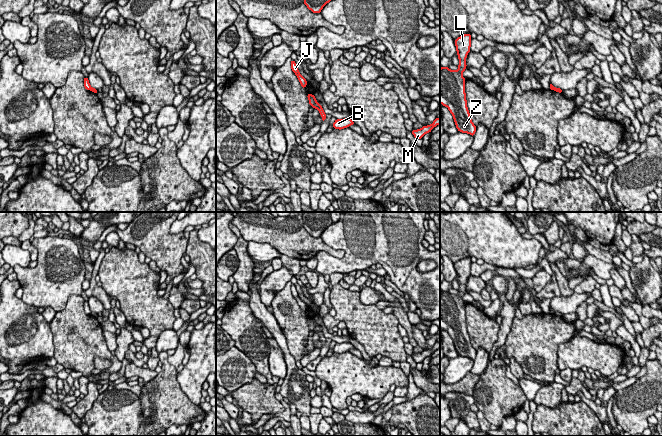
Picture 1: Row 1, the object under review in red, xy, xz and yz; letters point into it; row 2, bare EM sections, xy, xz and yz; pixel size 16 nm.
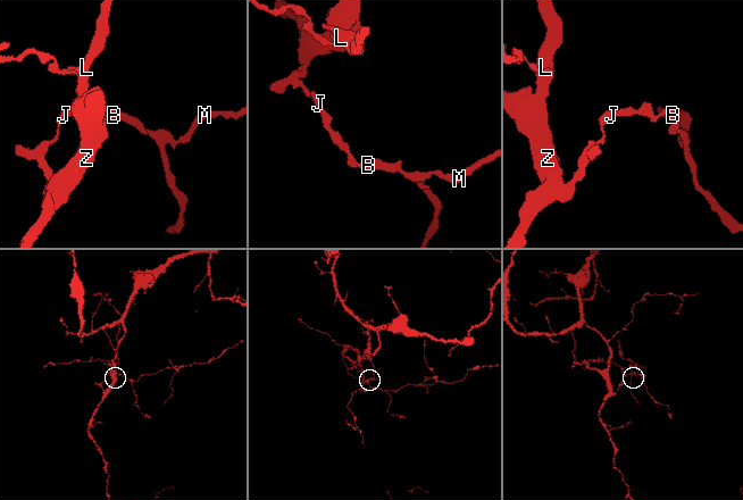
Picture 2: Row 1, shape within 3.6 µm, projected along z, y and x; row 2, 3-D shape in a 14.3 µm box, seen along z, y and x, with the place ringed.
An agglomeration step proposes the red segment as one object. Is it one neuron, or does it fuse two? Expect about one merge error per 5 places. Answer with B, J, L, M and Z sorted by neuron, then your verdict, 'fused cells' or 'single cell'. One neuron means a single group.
groups B M / J L Z; fused cells

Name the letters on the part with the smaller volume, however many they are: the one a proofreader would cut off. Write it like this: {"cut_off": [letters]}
{"cut_off": ["B", "M"]}

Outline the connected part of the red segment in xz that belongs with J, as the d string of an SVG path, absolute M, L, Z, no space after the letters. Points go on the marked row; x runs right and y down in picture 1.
M291 60L291 69L292 69L292 71L295 73L295 75L297 76L297 78L298 78L300 84L301 84L301 87L302 87L302 88L305 88L306 85L307 85L307 81L306 81L306 79L305 79L304 77L302 77L301 74L299 73L298 67L297 67L297 65L296 65L296 63L295 63L294 60Z

